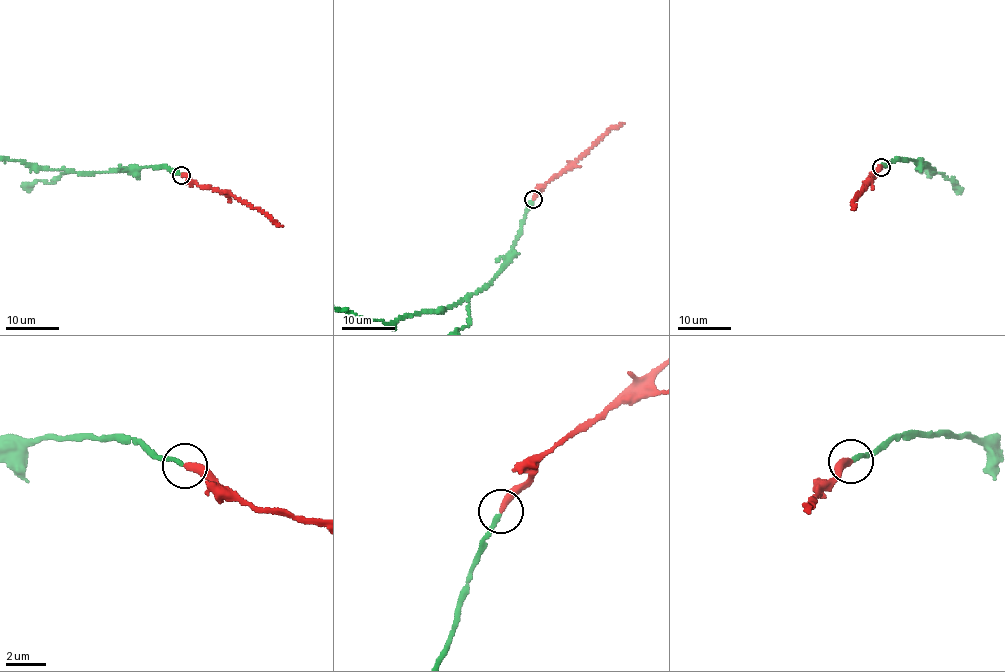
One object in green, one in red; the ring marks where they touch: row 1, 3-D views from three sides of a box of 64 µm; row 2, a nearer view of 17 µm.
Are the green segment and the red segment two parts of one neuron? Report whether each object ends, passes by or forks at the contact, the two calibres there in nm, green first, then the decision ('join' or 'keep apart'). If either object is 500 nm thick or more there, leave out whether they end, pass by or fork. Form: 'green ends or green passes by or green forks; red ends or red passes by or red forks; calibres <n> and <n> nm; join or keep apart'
green ends; red ends; calibres 200 and 360 nm; join

